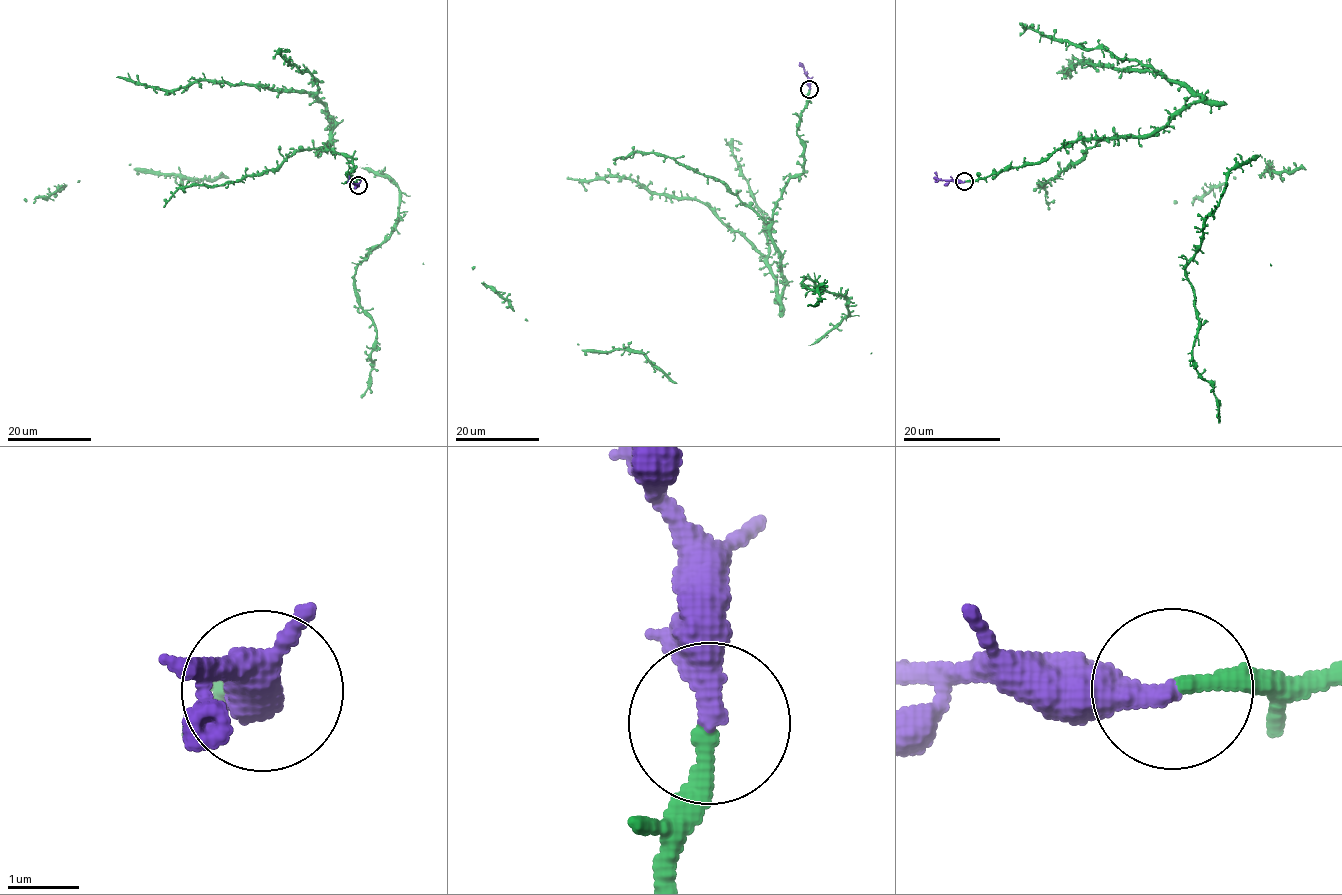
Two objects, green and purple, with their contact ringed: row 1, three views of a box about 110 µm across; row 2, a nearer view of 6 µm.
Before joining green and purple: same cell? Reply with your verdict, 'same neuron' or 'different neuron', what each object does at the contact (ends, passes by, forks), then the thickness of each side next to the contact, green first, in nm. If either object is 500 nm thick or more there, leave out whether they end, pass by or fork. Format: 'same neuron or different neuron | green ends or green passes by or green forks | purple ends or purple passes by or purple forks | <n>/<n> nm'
same neuron | green ends | purple ends | 240/360 nm

